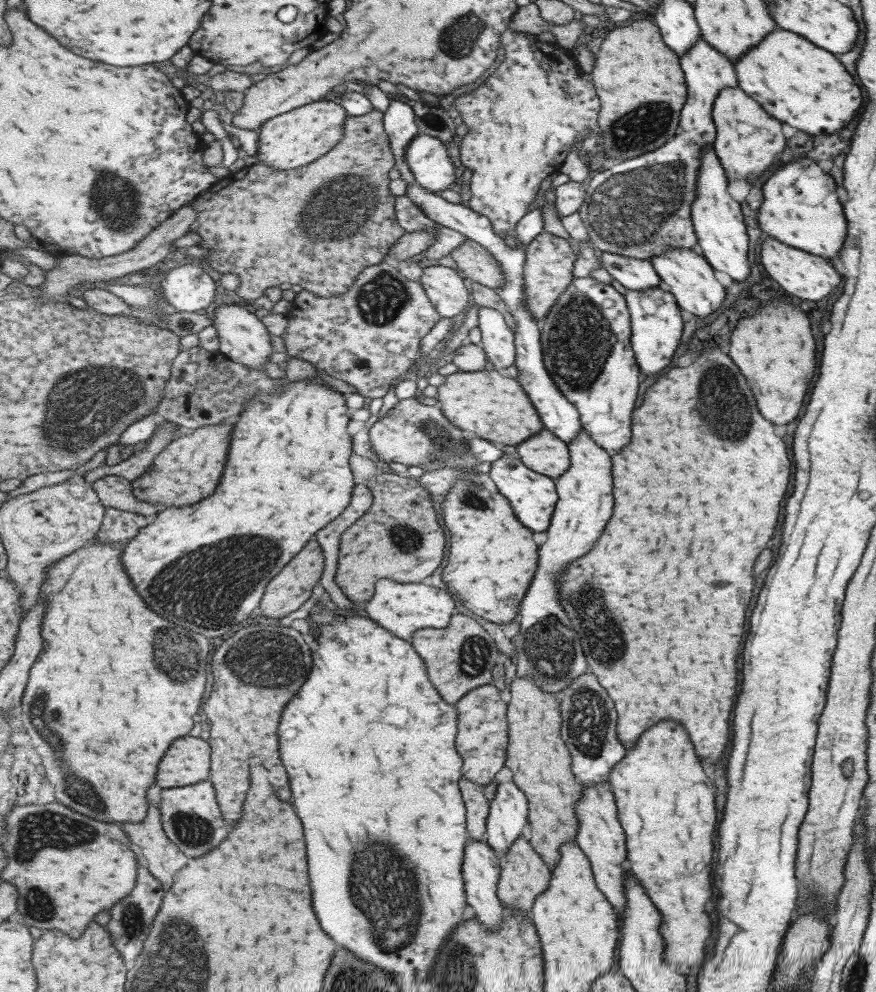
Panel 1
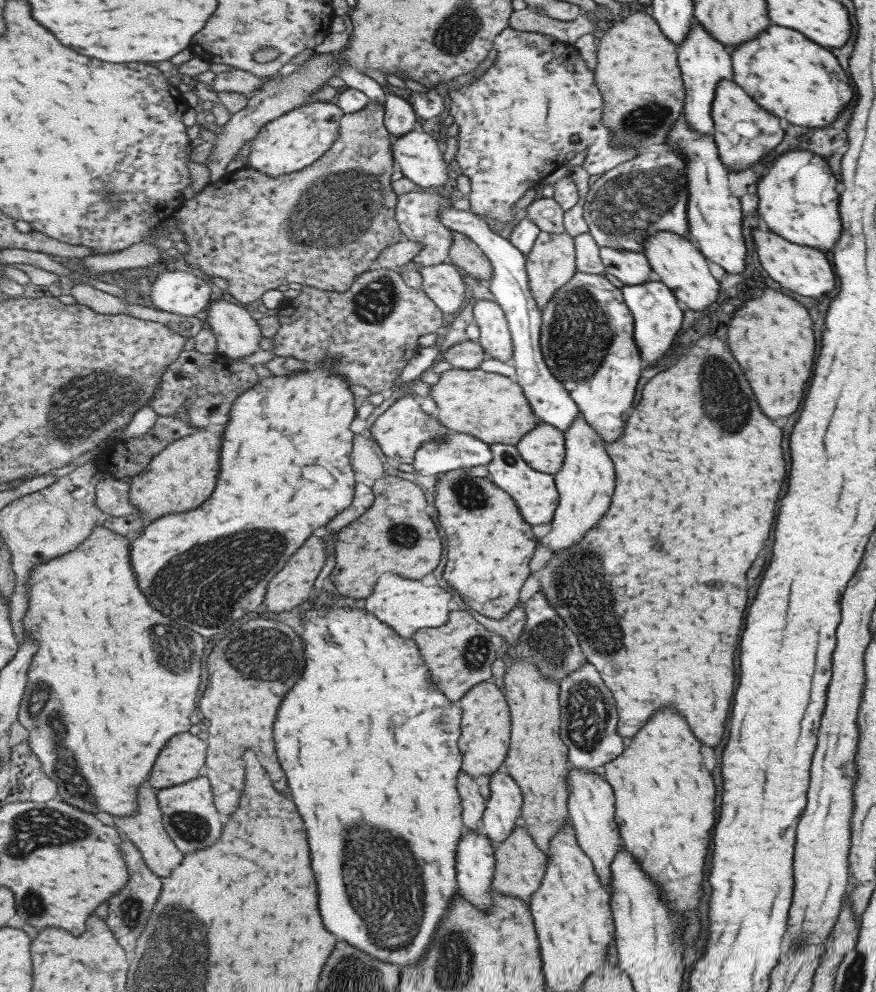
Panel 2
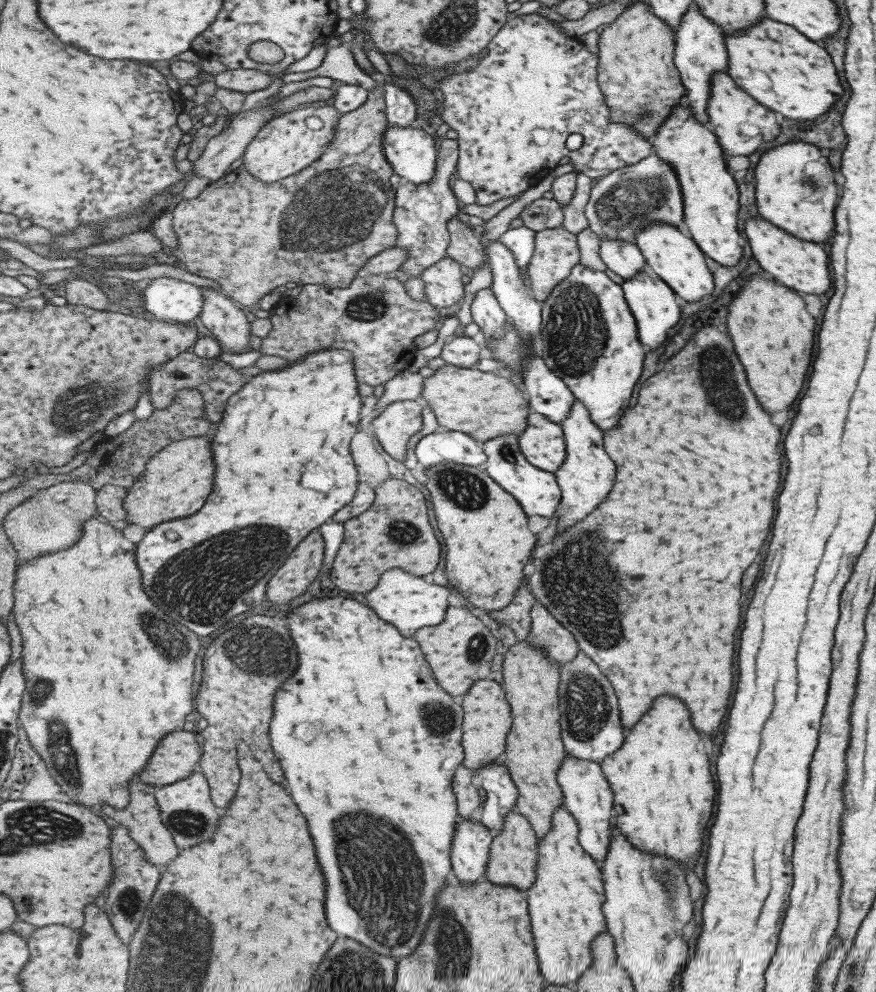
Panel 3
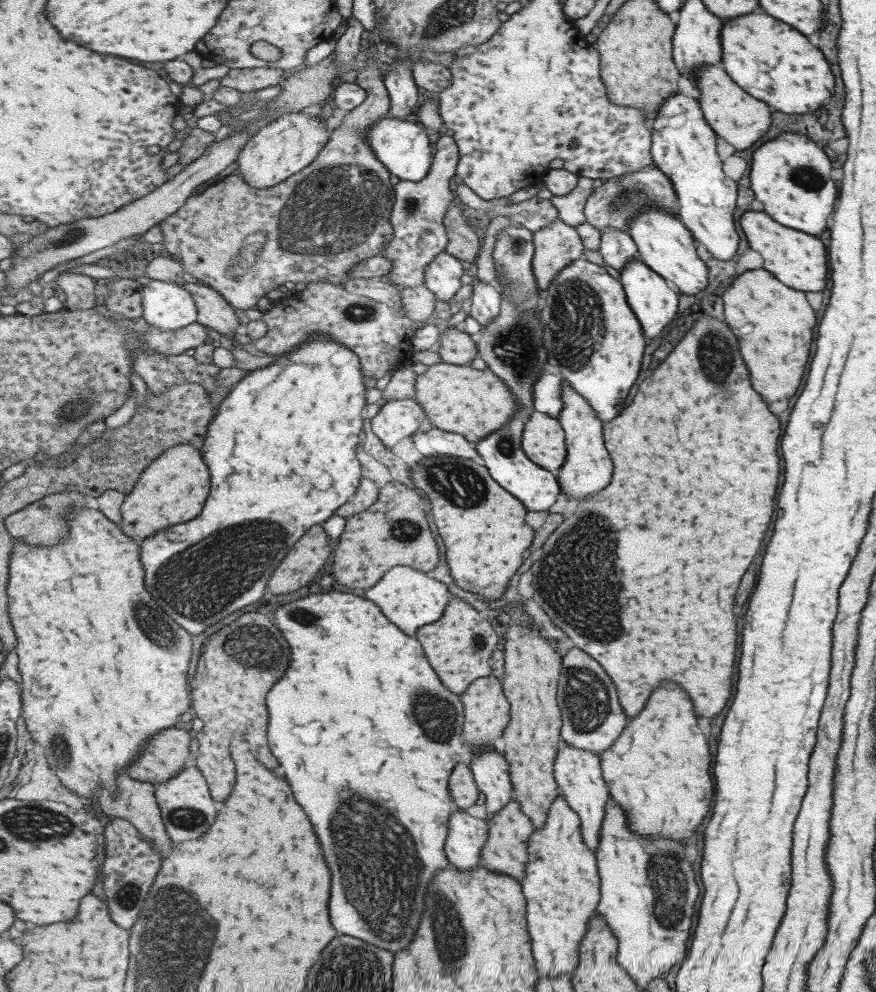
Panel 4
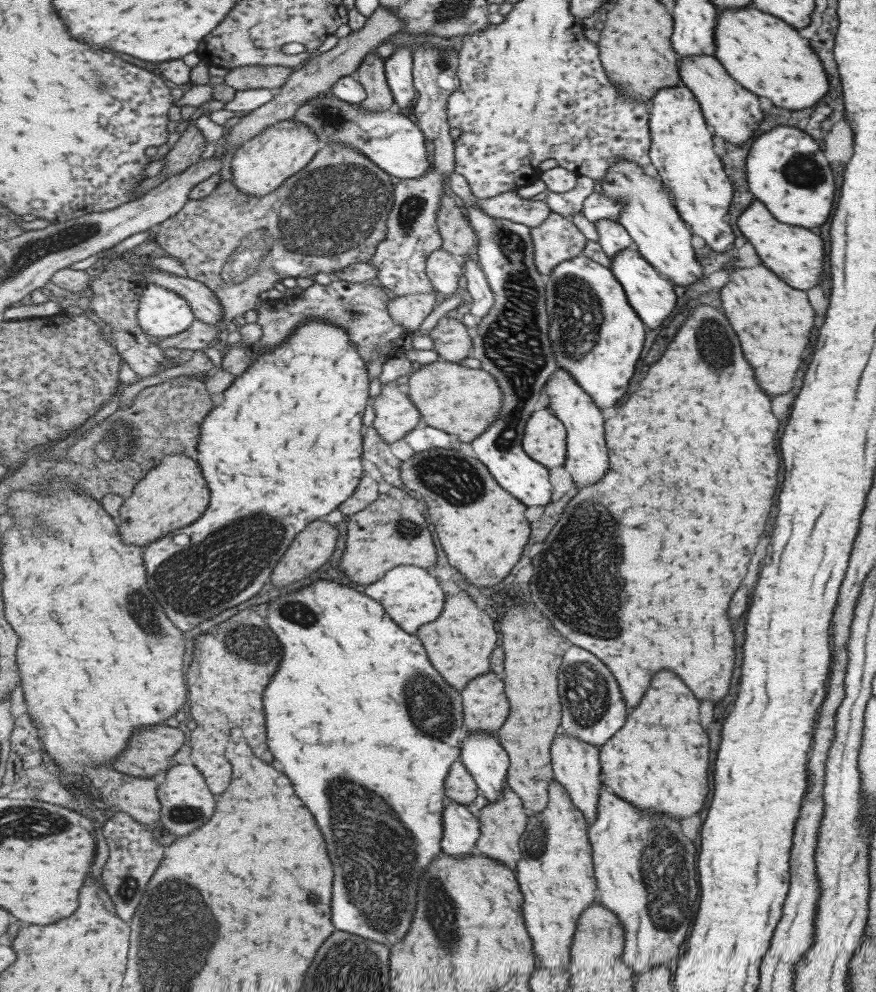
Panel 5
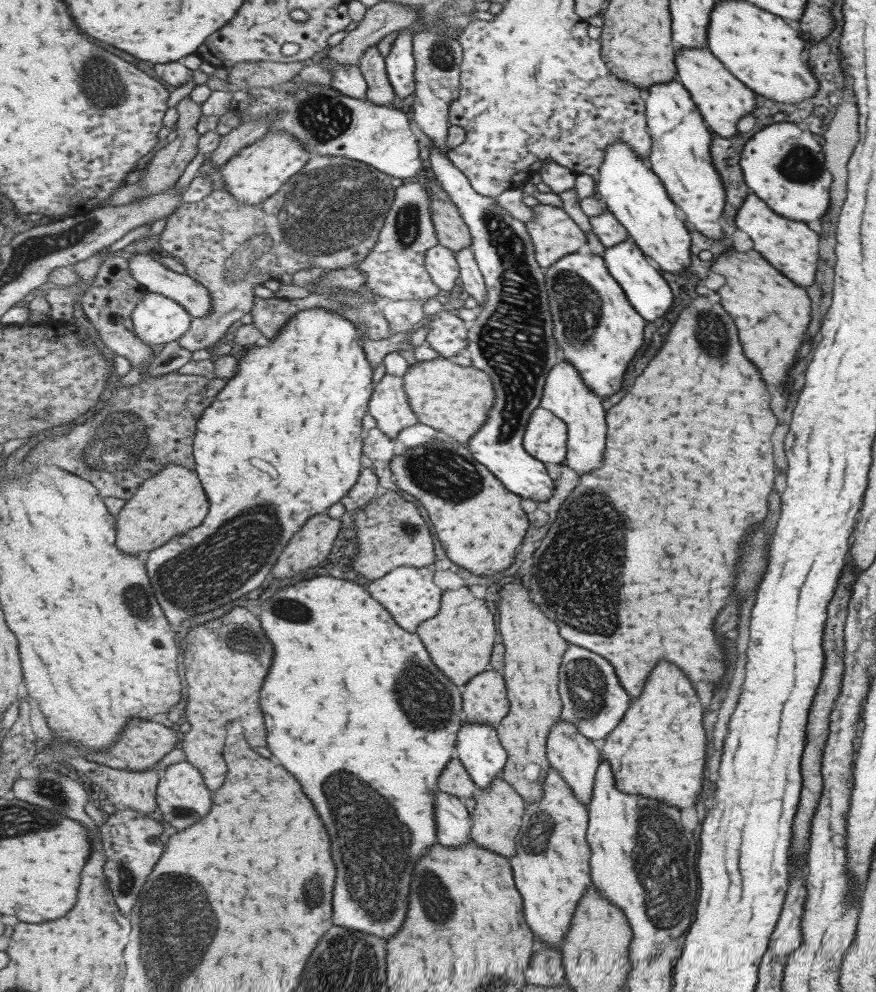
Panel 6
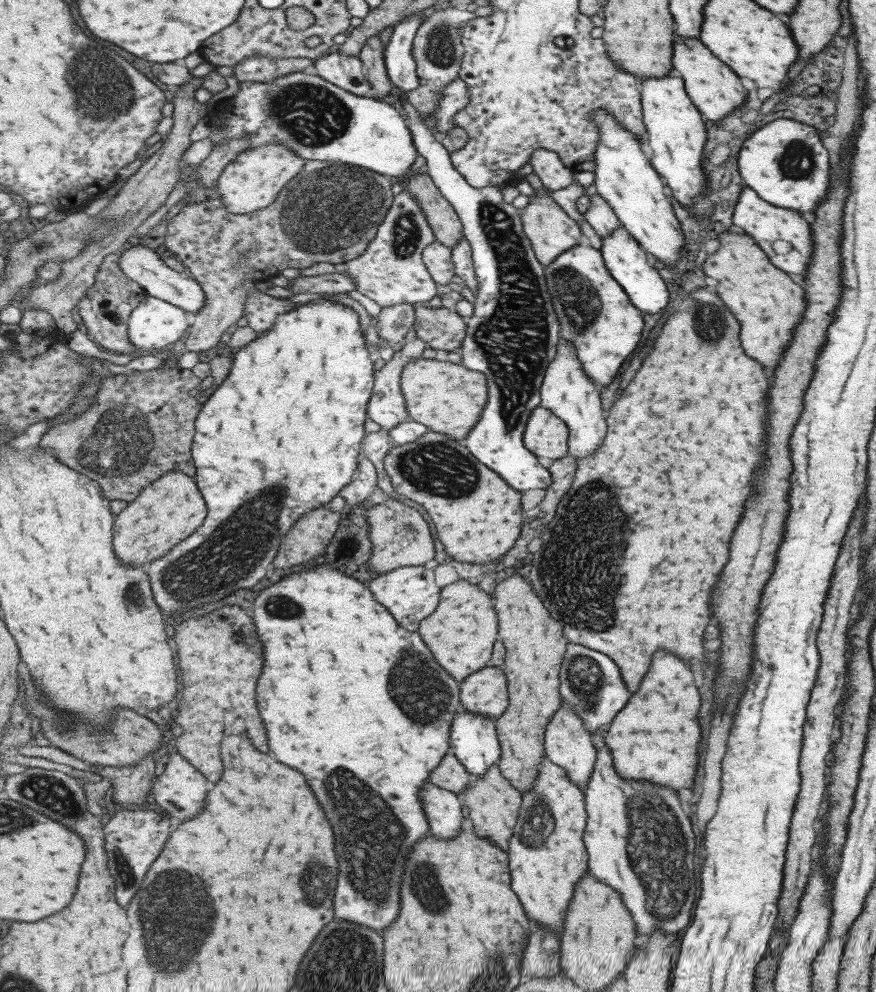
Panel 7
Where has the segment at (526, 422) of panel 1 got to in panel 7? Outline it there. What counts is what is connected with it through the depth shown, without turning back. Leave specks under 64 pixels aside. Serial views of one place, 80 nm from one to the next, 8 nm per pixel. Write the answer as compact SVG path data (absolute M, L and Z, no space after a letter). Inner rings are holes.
M421 358L410 362L402 374L402 391L413 421L458 441L468 438L490 399L487 378L482 372L447 360Z

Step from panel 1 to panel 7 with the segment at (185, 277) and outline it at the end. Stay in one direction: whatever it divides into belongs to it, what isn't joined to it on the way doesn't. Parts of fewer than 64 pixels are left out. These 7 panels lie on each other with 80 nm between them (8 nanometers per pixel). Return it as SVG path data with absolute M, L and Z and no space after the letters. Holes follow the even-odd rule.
M147 295L131 313L129 339L148 354L175 344L190 330L192 318L179 305Z

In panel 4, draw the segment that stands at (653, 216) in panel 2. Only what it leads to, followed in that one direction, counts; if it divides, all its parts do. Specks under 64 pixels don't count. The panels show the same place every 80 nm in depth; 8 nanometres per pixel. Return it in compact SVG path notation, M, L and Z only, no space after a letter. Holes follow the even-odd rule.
M654 164L649 165L653 166L649 170L639 168L620 176L598 181L591 195L587 197L583 208L583 215L587 224L591 224L599 232L603 232L603 228L615 228L615 230L627 233L629 230L627 224L631 222L633 215L639 215L639 212L647 210L649 206L661 208L661 210L665 210L665 212L669 212L679 219L675 190L672 188L669 179Z

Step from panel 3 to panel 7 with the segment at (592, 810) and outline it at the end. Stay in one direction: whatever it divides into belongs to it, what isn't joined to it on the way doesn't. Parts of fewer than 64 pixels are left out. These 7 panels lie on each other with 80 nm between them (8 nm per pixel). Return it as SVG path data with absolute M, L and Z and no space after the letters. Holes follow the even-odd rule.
M561 701L559 710L546 724L545 731L545 755L552 763L563 768L568 779L583 792L596 757L595 747L591 744L590 734L585 732L586 728L583 726L583 721L571 710L569 704L563 704Z

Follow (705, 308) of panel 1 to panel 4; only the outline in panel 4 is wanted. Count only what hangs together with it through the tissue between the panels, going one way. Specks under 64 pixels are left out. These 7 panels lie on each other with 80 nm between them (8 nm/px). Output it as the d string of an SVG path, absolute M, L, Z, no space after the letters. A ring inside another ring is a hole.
M649 206L639 215L633 215L627 229L627 234L635 243L640 262L666 280L674 290L689 296L707 286L707 267L697 257L694 238L675 215Z

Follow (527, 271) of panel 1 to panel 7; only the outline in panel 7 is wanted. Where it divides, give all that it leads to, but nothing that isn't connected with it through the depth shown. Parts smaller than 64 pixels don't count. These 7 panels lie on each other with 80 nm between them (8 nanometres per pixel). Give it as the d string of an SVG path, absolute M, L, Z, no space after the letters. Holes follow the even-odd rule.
M530 173L525 176L525 179L535 191L535 194L529 197L529 204L520 210L522 230L533 246L534 257L544 267L558 259L561 252L565 252L564 250L581 242L583 237L581 236L579 225L573 222L551 197L547 196L547 188L543 186L539 177Z

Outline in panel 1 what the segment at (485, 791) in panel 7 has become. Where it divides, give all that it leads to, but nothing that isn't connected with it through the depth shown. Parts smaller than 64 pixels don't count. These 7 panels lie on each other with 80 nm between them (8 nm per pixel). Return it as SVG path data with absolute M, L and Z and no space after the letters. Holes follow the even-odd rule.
M526 835L519 836L519 838L515 839L510 848L504 852L504 855L499 857L503 859L504 865L502 866L502 874L498 878L496 897L503 906L509 907L515 912L521 912L524 917L529 918L530 908L532 907L535 896L541 894L547 888L550 877L549 866L547 866L539 852L535 852L535 848L530 844Z

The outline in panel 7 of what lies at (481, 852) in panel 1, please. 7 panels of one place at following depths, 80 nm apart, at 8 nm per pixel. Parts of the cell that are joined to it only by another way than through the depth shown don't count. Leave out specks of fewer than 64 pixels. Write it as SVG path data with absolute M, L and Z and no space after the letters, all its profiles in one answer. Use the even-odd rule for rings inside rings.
M429 781L422 784L420 797L431 834L440 839L454 839L468 825L468 821L463 818L464 804L460 794Z

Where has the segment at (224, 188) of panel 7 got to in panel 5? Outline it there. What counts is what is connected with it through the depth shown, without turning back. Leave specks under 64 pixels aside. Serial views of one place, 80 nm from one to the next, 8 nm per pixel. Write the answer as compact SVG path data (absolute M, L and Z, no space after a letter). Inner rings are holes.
M291 118L274 124L242 144L232 156L230 173L236 187L251 196L266 196L278 190L287 179L301 172L323 148L323 142L306 124Z

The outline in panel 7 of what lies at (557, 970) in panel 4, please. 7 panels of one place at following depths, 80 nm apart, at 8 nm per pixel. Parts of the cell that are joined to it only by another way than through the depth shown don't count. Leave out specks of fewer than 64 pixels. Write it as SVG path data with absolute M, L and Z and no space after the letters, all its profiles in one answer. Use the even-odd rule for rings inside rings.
M545 754L537 765L538 771L530 789L523 791L523 812L518 812L519 824L514 826L514 834L509 838L510 888L515 888L515 896L523 900L527 916L531 920L549 926L553 930L561 928L565 909L571 898L574 884L588 870L587 853L582 834L586 823L584 794L573 784L559 765L552 763Z

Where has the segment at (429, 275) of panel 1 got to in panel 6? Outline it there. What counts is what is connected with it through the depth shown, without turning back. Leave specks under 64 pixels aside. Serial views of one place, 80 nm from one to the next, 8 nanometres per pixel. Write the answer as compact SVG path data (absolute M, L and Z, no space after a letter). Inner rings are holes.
M441 244L430 248L426 256L426 268L433 282L443 291L453 291L455 282L460 278L460 267L456 253Z

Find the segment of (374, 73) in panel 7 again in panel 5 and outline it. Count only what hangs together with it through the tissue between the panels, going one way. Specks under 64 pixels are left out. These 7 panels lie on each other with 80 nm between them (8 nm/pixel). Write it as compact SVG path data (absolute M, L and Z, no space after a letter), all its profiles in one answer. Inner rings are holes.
M369 53L355 73L366 88L367 98L361 103L366 111L395 109L396 100L386 75L386 61L377 53Z

